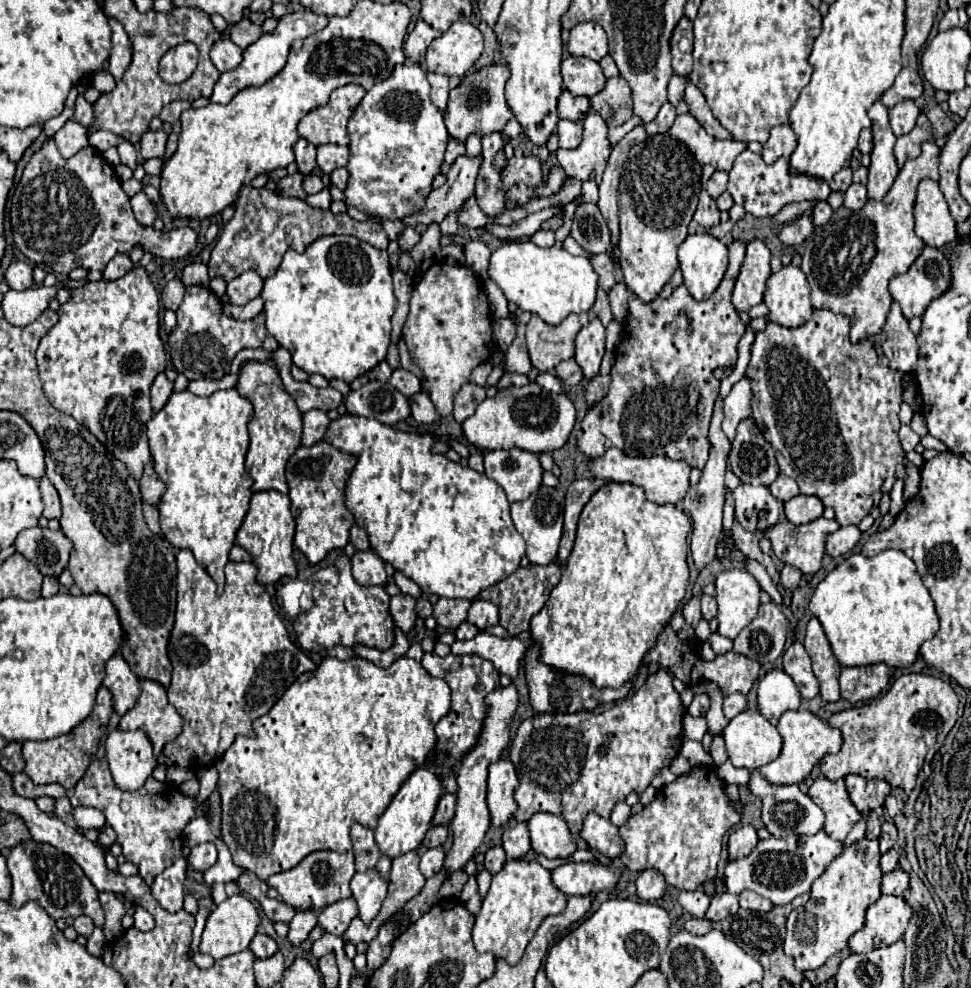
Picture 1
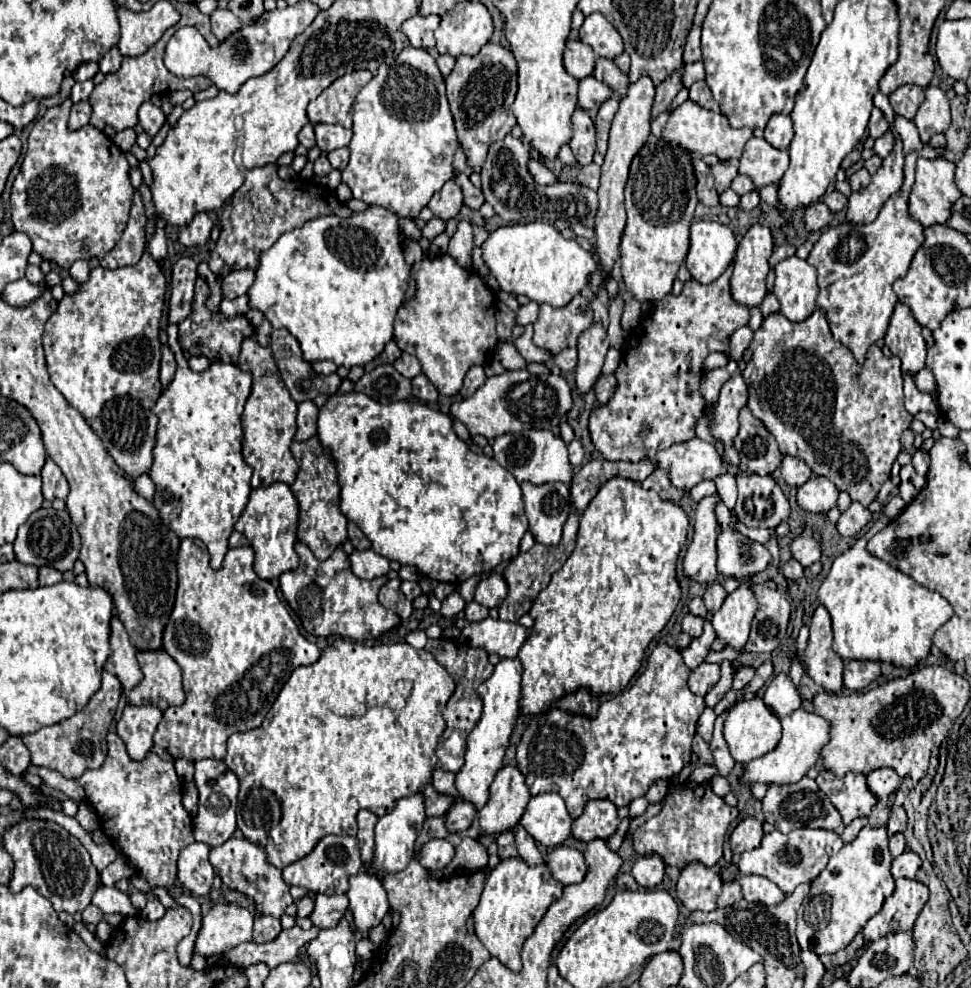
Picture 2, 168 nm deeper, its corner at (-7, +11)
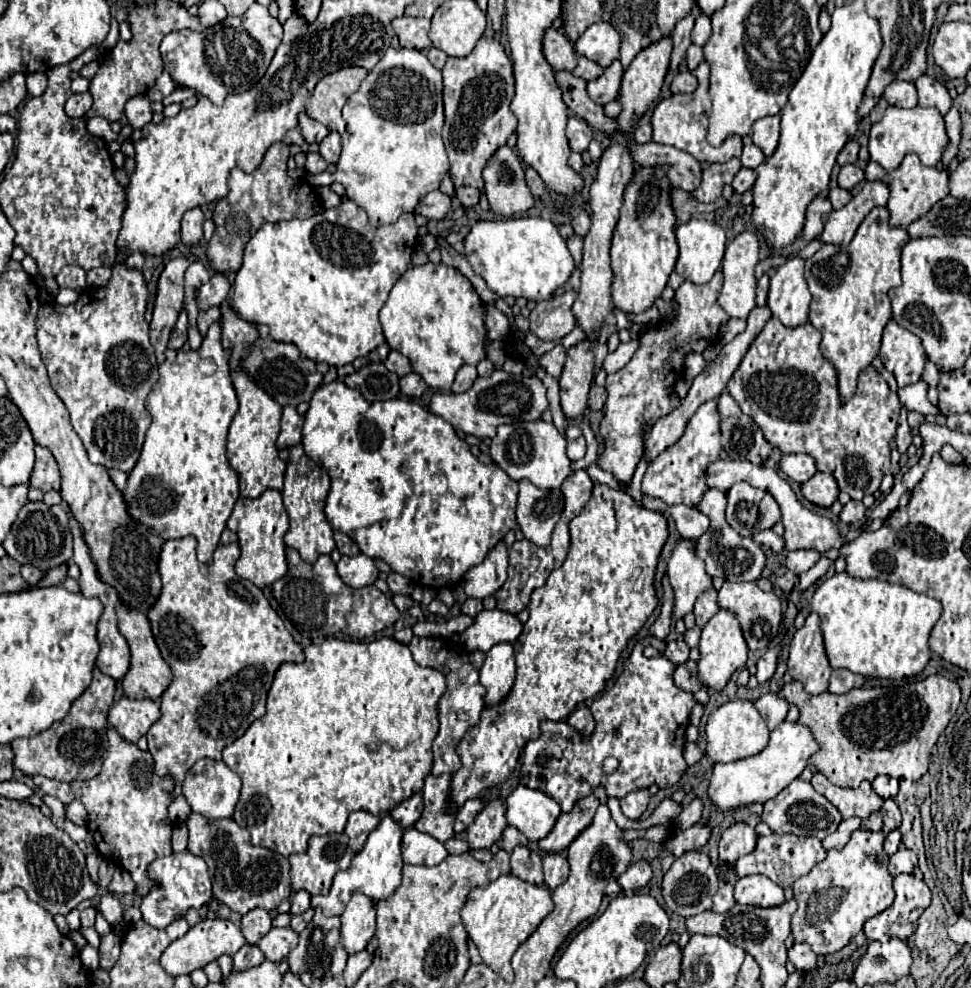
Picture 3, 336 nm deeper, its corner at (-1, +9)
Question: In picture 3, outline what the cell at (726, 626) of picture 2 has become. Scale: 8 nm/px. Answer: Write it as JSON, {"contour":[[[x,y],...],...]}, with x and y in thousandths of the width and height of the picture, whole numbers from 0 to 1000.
{"contour":[[[738,618],[728,633],[724,635],[724,643],[720,649],[720,659],[722,659],[722,667],[720,667],[720,687],[728,693],[728,695],[736,695],[743,697],[747,695],[747,691],[753,687],[753,683],[767,675],[769,669],[769,651],[765,647],[765,639],[761,635],[761,629],[757,627],[757,622],[753,622],[753,618]]]}

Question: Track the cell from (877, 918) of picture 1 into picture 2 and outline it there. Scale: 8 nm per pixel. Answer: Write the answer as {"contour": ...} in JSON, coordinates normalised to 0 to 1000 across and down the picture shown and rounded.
{"contour":[[[924,890],[922,902],[909,914],[909,920],[891,934],[891,940],[889,940],[891,950],[903,952],[913,944],[938,942],[955,910],[957,910],[955,896],[942,890]]]}

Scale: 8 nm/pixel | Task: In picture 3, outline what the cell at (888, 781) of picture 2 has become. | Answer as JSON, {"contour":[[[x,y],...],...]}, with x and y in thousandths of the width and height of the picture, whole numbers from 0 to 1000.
{"contour":[[[905,784],[905,786],[901,786],[897,795],[899,795],[901,803],[903,803],[905,807],[909,807],[909,809],[920,809],[920,807],[924,805],[924,799],[926,799],[924,788],[913,786],[913,784]]]}

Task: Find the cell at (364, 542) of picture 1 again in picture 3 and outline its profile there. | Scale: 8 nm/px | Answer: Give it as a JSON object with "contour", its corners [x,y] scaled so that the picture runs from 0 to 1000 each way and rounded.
{"contour":[[[345,537],[345,550],[347,550],[347,556],[351,562],[370,562],[372,560],[370,554],[366,552],[366,548],[351,537]]]}

